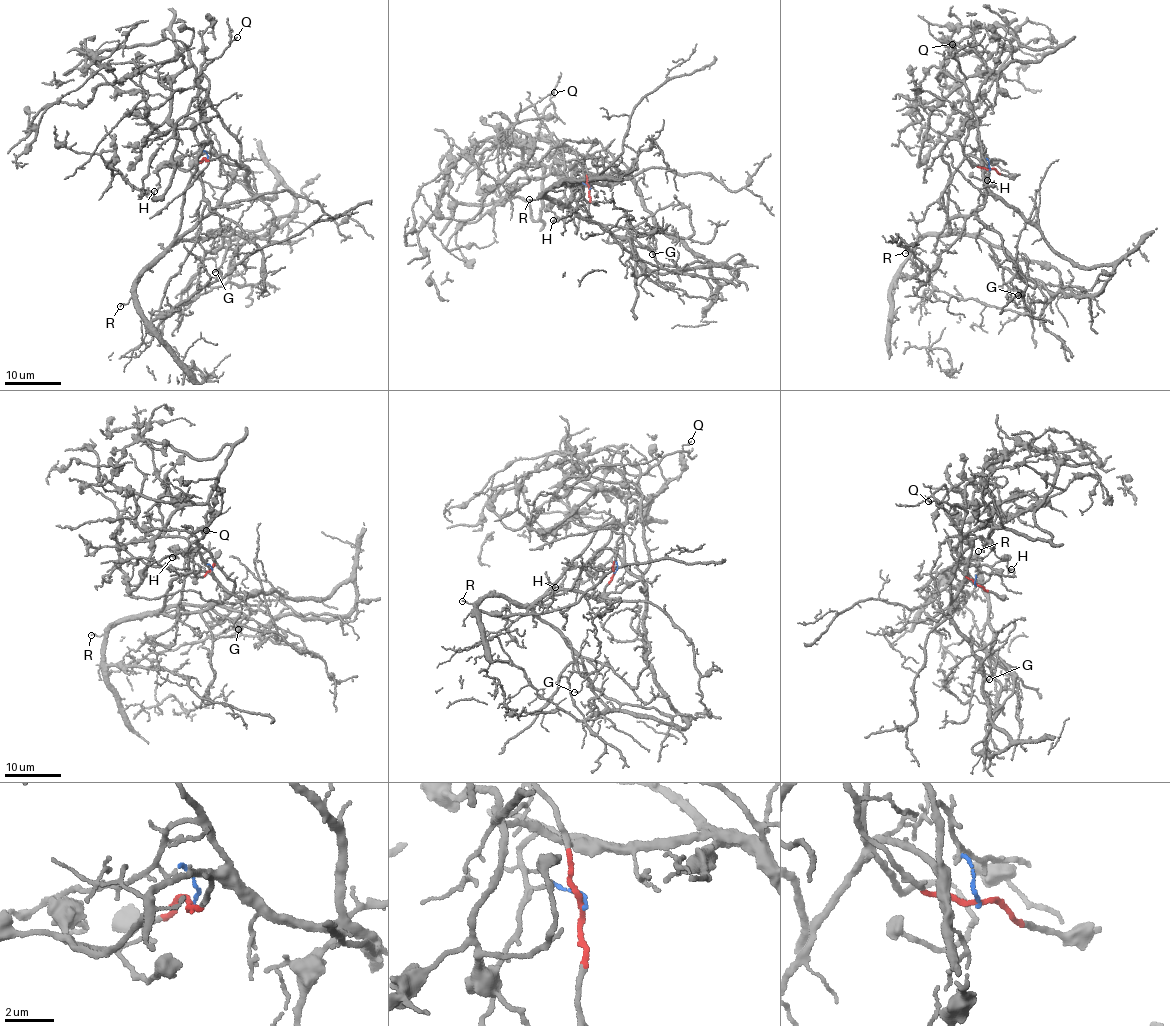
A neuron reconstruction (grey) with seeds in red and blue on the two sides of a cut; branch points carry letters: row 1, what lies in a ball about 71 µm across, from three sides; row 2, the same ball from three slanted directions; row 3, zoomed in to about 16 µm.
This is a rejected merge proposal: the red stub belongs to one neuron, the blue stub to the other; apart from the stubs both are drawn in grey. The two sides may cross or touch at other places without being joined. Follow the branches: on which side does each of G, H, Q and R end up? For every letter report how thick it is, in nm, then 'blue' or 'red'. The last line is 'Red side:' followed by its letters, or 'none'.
G: 120 nm thick; red
H: 120 nm thick; blue
Q: 140 nm thick; blue
R: 110 nm thick; red
Red side: G, R

